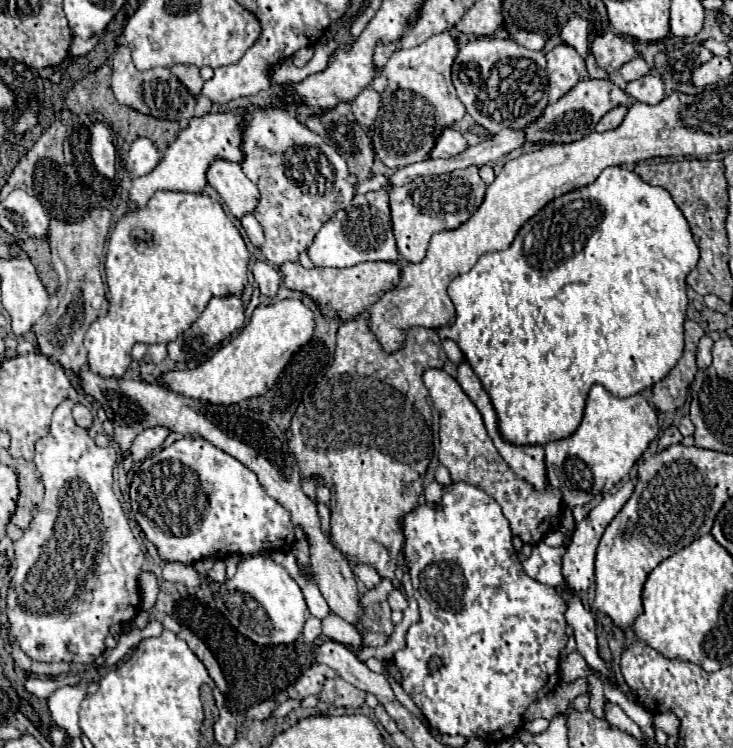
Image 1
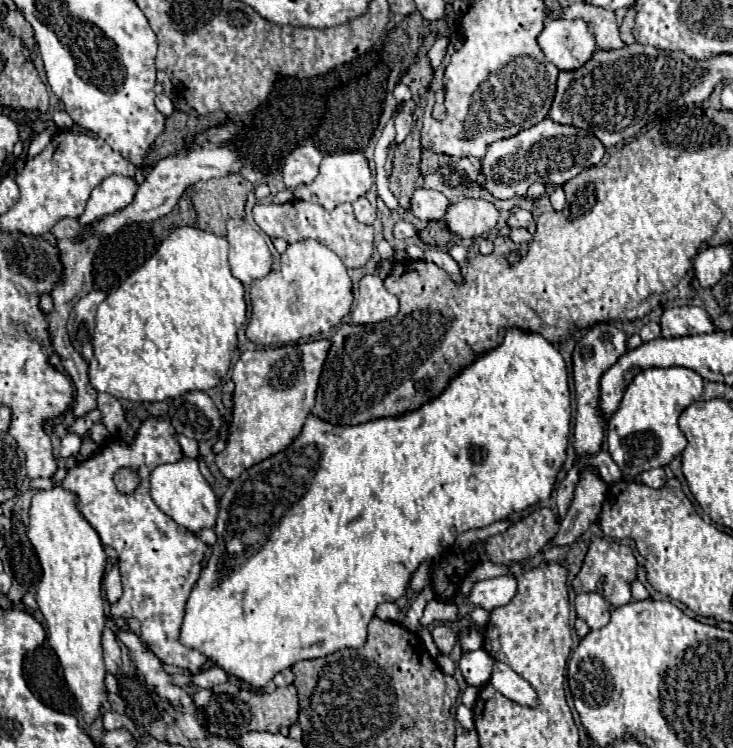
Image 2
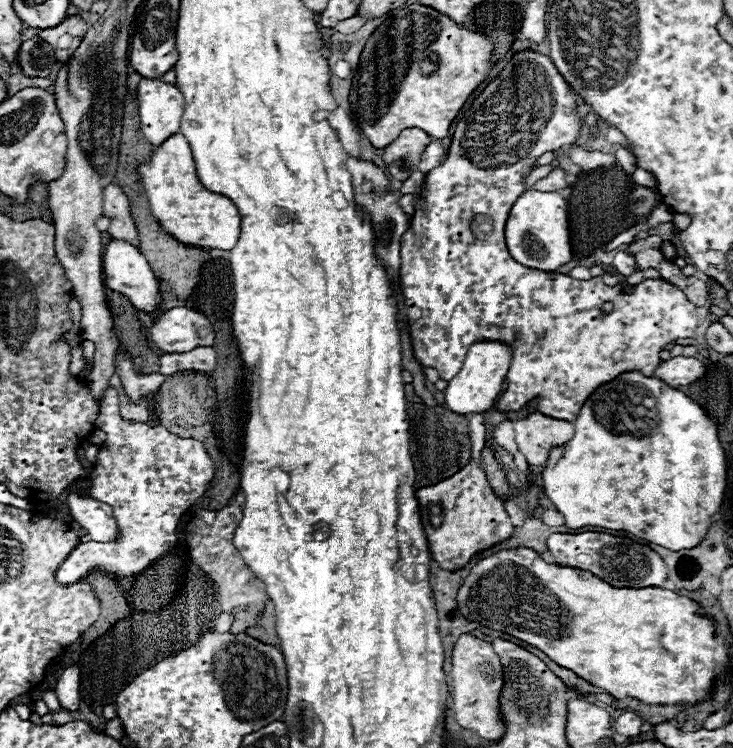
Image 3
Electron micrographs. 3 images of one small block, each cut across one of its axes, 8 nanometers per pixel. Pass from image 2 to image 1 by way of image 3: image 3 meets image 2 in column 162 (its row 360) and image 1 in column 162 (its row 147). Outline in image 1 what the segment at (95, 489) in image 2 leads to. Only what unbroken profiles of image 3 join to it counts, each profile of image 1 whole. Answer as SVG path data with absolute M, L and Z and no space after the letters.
M182 438L172 446L146 458L136 470L130 484L130 504L136 522L146 538L156 546L162 564L190 564L204 556L224 558L226 554L256 554L256 552L290 552L294 548L294 522L290 512L266 494L256 474L240 464L230 454L218 450L204 438Z

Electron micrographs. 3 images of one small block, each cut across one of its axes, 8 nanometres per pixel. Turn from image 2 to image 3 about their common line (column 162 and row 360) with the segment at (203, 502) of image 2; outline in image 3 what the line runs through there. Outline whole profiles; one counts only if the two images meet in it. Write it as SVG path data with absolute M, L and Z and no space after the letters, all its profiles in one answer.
M496 340L474 342L466 354L460 372L448 382L448 388L444 390L446 406L456 414L490 410L502 392L502 384L506 380L510 362L512 362L512 348L508 344Z

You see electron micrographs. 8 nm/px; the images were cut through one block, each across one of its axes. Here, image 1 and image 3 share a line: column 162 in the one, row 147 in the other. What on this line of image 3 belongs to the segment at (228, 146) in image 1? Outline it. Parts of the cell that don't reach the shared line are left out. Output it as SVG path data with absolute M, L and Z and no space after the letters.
M172 134L164 144L154 148L150 160L140 164L138 174L154 218L180 244L218 250L232 250L236 246L240 236L238 208L230 198L214 194L200 184L190 144L182 134Z

